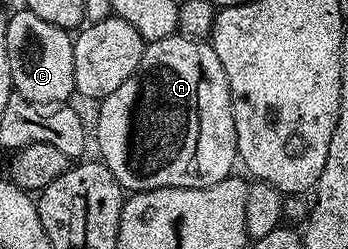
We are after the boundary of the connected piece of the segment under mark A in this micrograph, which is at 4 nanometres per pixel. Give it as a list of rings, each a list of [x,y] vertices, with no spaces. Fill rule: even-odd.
[[[175,33],[164,37],[155,43],[147,43],[146,52],[142,55],[140,65],[116,93],[101,100],[99,109],[99,119],[96,124],[98,131],[98,151],[101,162],[106,164],[107,169],[116,177],[116,181],[127,192],[151,191],[161,187],[211,187],[220,181],[231,178],[230,171],[236,167],[238,159],[238,142],[236,141],[236,129],[234,128],[234,114],[232,113],[232,101],[230,100],[230,90],[228,89],[228,77],[224,77],[224,65],[220,65],[220,57],[216,57],[214,48],[209,42],[200,39],[188,39],[182,34]]]

